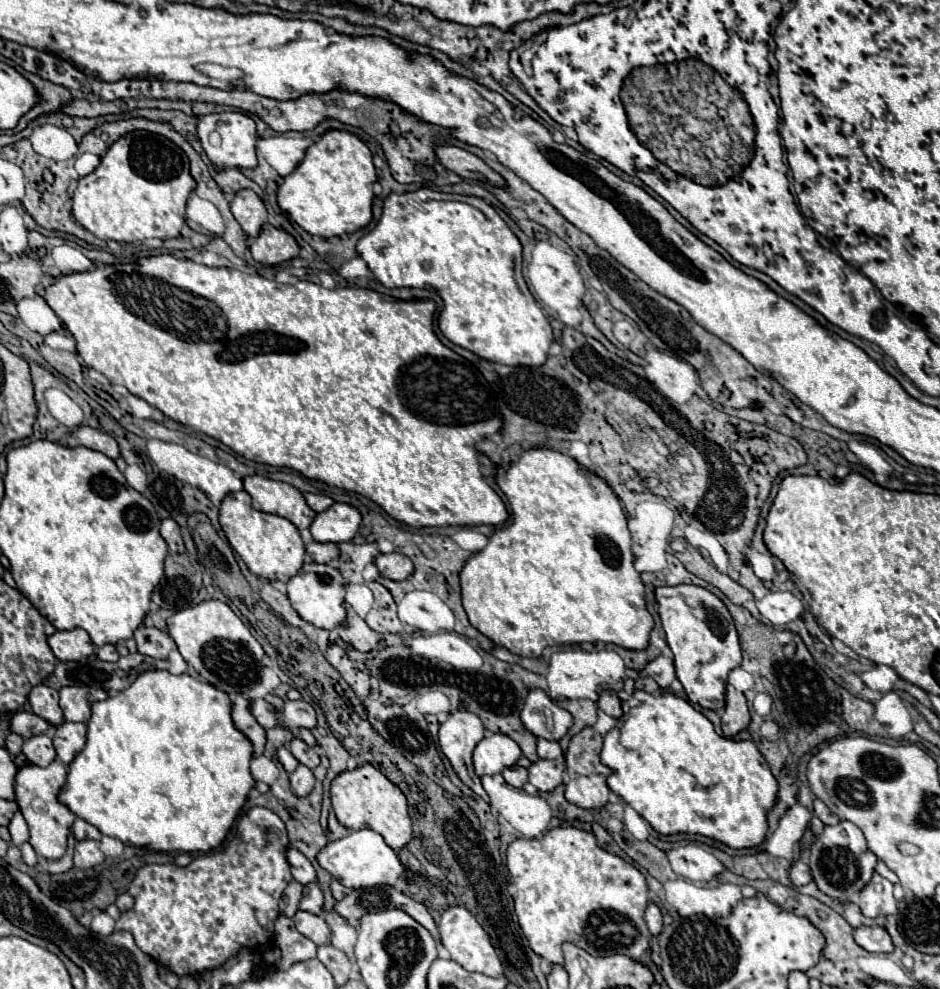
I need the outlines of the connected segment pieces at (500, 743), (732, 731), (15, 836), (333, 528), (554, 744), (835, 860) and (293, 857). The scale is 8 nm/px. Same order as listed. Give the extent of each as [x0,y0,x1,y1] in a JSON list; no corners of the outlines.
[[472,733,522,777],[722,685,750,737],[8,811,28,845],[310,503,360,543],[538,739,562,759],[808,821,876,903],[288,847,316,885]]

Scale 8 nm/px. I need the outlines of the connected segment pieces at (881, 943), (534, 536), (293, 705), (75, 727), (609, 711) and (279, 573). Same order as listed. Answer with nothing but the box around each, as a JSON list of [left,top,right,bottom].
[[854,925,894,953],[460,447,654,657],[282,701,316,729],[52,723,86,765],[598,689,622,717],[220,491,306,583]]

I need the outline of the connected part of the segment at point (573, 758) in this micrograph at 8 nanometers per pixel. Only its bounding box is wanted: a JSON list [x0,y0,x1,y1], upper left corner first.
[566,727,612,809]

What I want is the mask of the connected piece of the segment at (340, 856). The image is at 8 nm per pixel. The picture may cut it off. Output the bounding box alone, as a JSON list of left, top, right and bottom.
[318,829,406,887]

